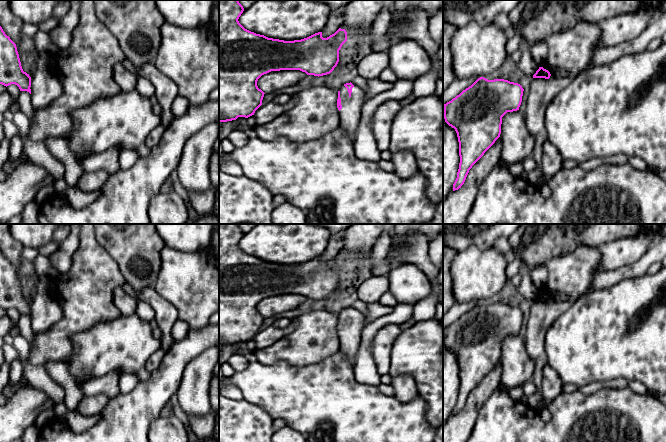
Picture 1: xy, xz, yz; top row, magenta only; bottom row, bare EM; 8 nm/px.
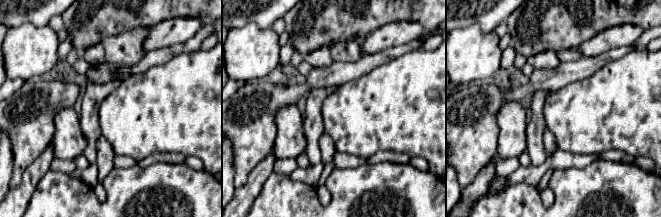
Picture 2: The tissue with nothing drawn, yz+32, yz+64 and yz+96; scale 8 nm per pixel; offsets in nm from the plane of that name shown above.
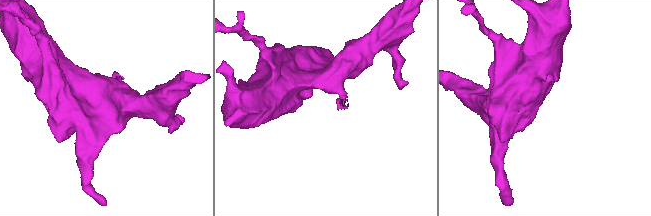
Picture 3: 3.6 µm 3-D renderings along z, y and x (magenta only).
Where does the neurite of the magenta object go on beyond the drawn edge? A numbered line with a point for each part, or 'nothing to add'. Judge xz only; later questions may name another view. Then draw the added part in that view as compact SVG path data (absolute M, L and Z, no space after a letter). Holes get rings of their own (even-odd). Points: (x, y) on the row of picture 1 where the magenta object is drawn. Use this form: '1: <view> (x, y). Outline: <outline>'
1: xz (350, 114). Outline: M343 85L339 91L342 105L342 109L339 111L339 126L345 131L346 135L354 141L361 119L361 108L364 104L363 90L354 86L352 93L349 94L347 88Z

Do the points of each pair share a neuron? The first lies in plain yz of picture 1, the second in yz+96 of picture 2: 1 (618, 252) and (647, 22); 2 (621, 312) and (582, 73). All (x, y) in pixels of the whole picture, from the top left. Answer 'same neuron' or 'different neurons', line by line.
1: different neurons
2: different neurons

